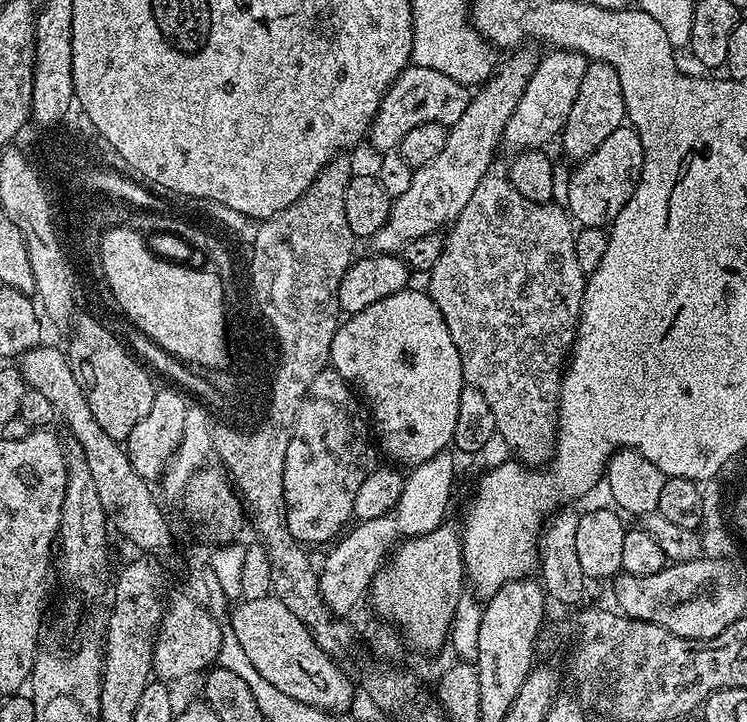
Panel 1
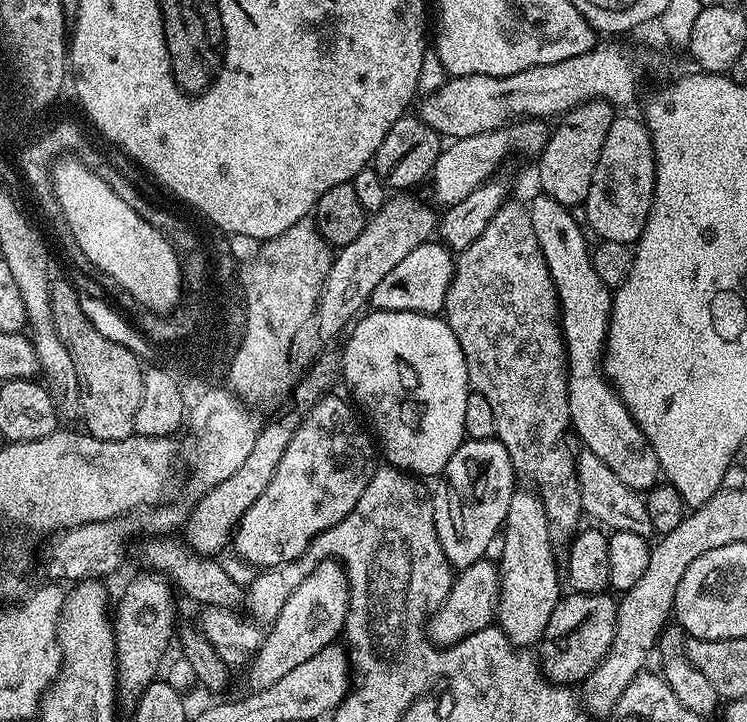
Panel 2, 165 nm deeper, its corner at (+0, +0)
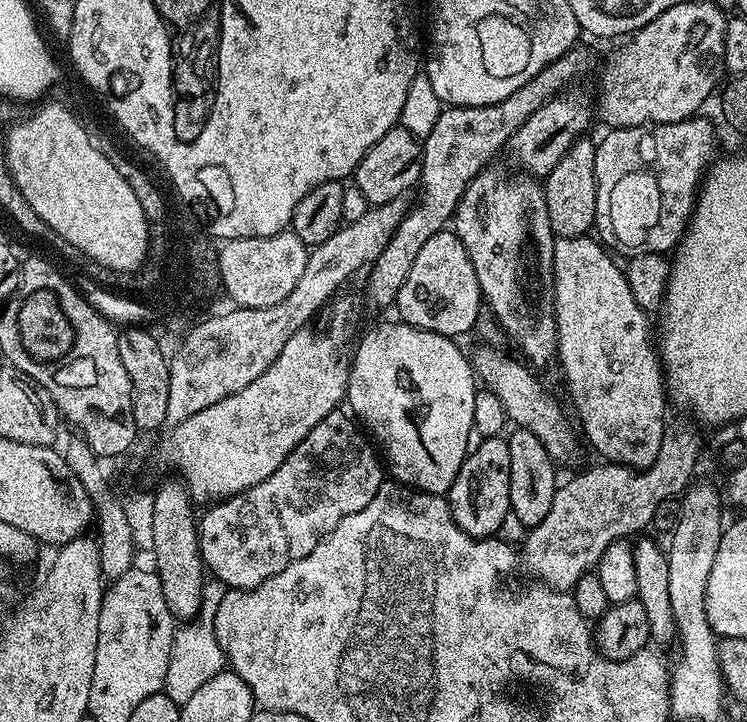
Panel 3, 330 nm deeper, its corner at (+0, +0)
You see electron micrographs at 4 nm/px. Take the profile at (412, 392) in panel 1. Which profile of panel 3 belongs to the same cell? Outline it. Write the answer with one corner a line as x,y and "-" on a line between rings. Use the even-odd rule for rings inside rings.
403,322
395,323
380,324
359,337
351,357
352,373
348,379
346,404
352,407
351,415
378,445
393,481
407,484
417,492
446,494
470,451
468,439
474,436
476,374
472,371
471,359
466,352
464,356
453,337
427,332

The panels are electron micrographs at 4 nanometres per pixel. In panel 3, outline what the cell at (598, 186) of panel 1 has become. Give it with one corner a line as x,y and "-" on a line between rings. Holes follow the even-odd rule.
693,118
677,124
649,124
642,128
614,128
605,131
604,141
596,144
594,178
596,179
595,231
605,248
621,252
624,258
638,254
668,254
679,245
692,219
701,183
713,163
716,132
708,120

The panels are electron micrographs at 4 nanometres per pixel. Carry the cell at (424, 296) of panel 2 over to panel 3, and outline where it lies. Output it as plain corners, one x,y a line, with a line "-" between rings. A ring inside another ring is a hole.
445,230
434,234
422,246
410,275
402,282
394,308
400,311
403,323
434,334
460,338
476,324
482,312
482,293
478,286
478,274
474,274
474,262
466,254
466,246
456,237
455,231

